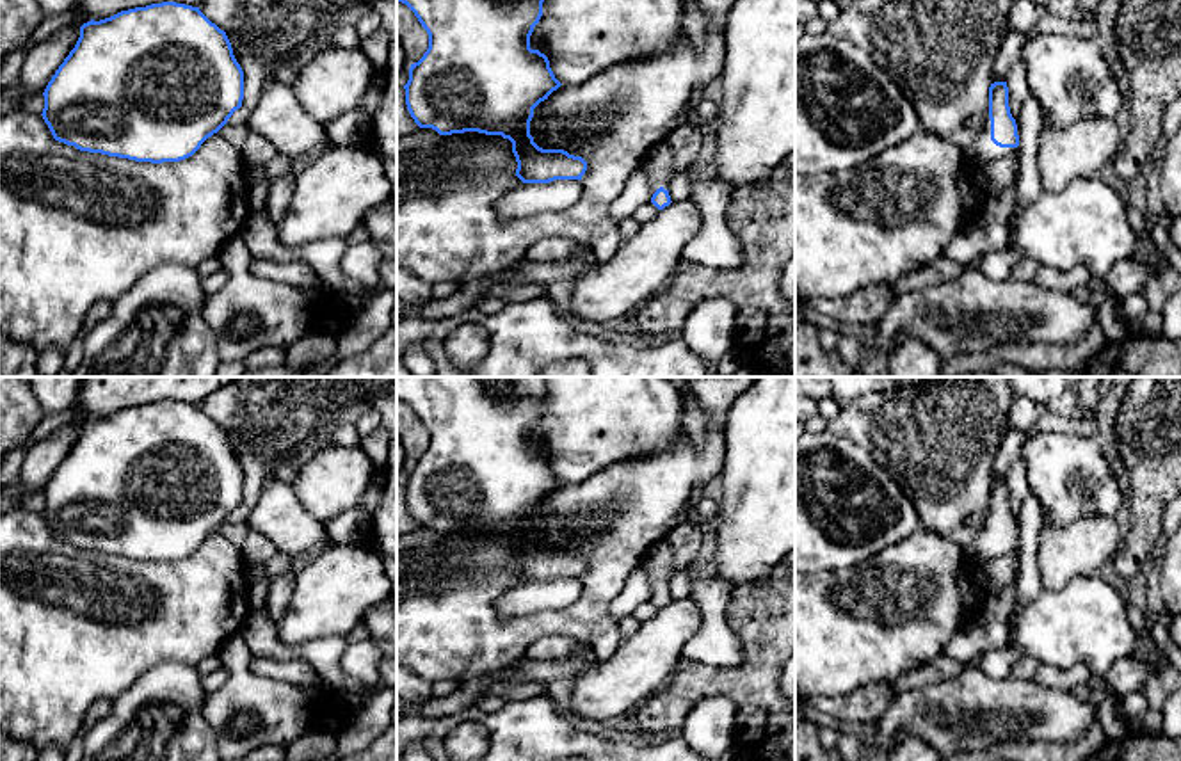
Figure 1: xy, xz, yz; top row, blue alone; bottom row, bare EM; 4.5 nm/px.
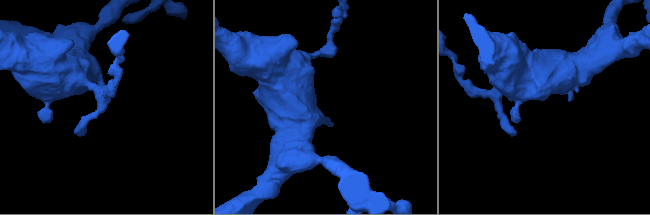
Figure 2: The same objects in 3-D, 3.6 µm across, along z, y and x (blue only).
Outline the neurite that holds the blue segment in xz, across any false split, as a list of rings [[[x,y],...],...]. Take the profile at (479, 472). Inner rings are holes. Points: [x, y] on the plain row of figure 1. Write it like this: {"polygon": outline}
{"polygon": [[[397,377],[397,398],[414,411],[429,432],[429,446],[411,462],[404,484],[411,516],[420,526],[432,526],[439,533],[478,530],[509,537],[518,560],[516,574],[523,581],[580,580],[587,569],[582,555],[564,548],[542,548],[530,533],[534,507],[562,484],[548,455],[530,446],[530,434],[542,414],[546,380],[548,377]]]}

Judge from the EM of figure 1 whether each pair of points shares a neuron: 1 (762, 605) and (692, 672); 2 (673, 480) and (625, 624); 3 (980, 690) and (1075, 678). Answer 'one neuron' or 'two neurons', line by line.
1: one neuron
2: two neurons
3: two neurons

